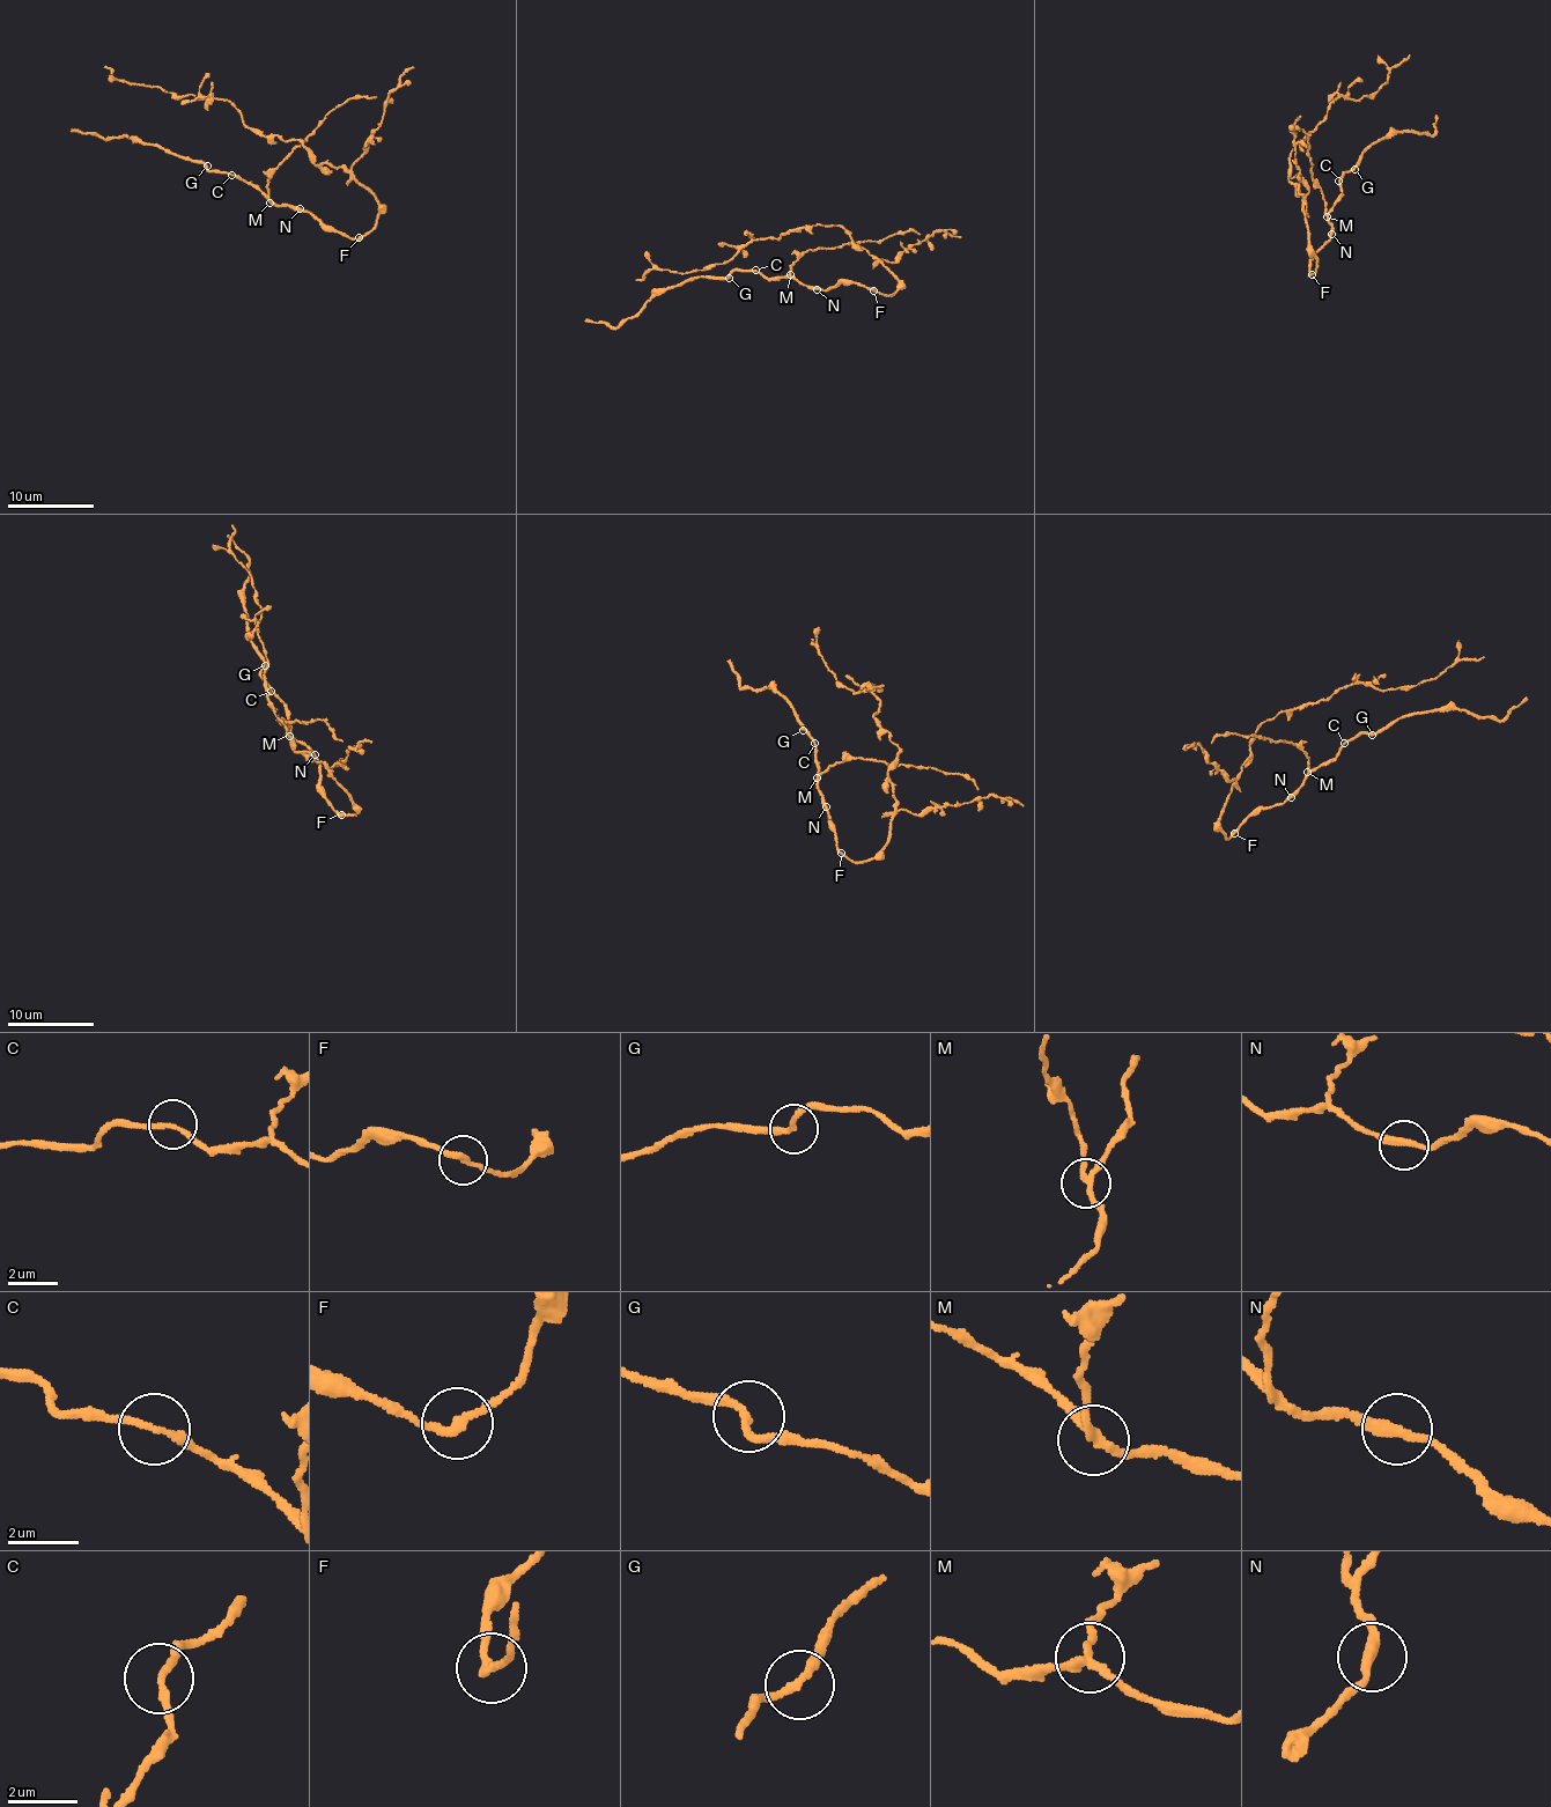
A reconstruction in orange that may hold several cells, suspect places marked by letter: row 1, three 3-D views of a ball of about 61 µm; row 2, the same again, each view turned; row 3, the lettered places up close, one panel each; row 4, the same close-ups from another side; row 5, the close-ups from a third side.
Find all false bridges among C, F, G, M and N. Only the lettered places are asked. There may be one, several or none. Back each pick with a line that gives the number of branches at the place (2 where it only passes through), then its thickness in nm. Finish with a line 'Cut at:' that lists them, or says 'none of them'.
F: Branches: 2. Thickness 200 nm
M: Branches: 3. Thickness 220 nm
Cut at: F, M

